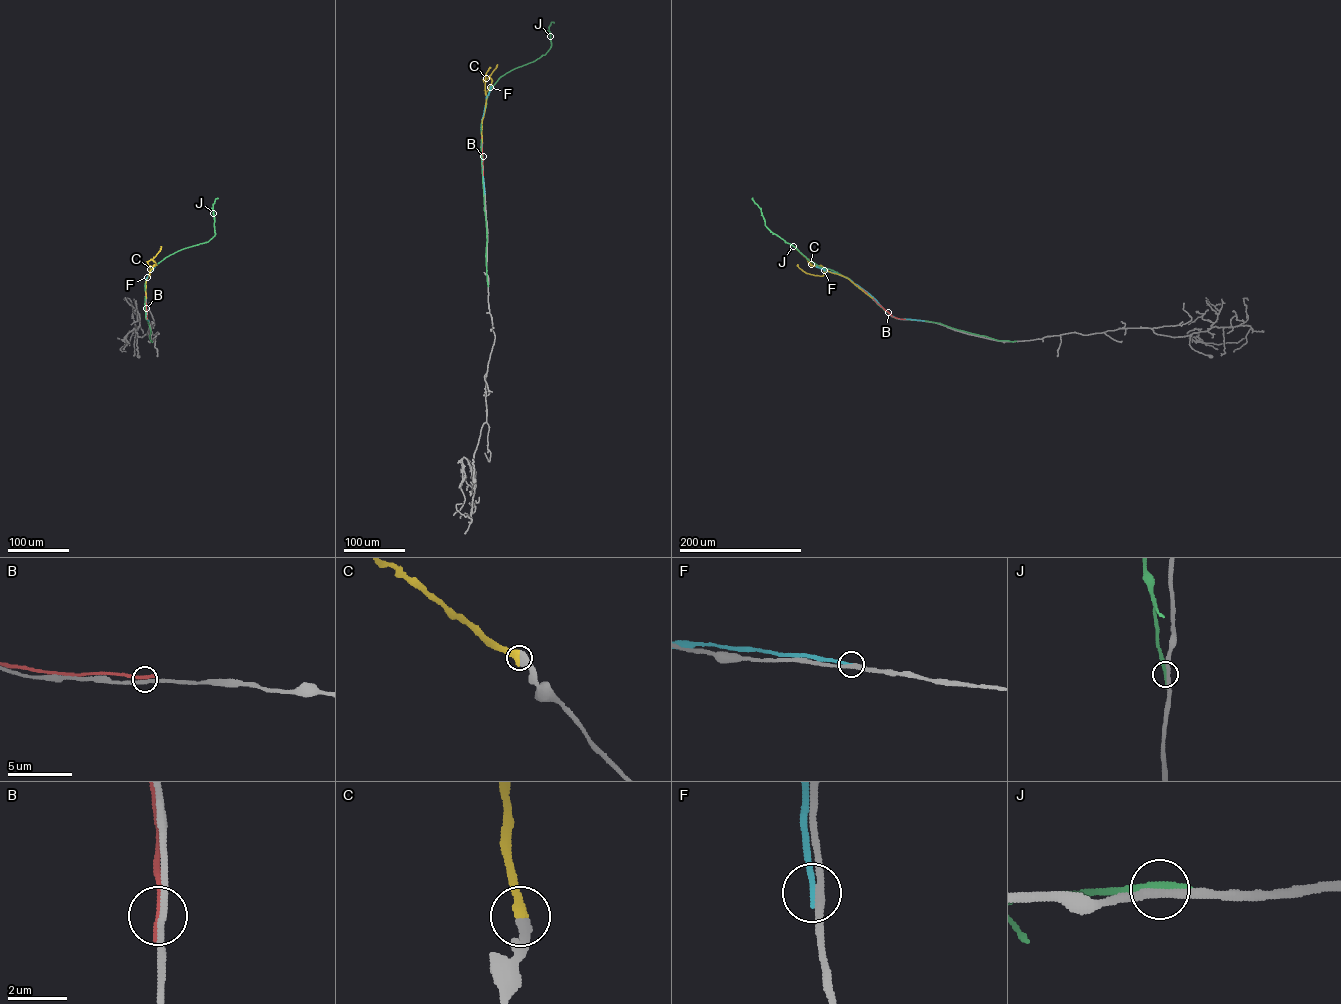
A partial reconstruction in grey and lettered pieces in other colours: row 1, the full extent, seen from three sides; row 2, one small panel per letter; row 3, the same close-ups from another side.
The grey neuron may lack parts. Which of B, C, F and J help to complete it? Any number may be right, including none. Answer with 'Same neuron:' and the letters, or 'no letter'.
Same neuron: C

